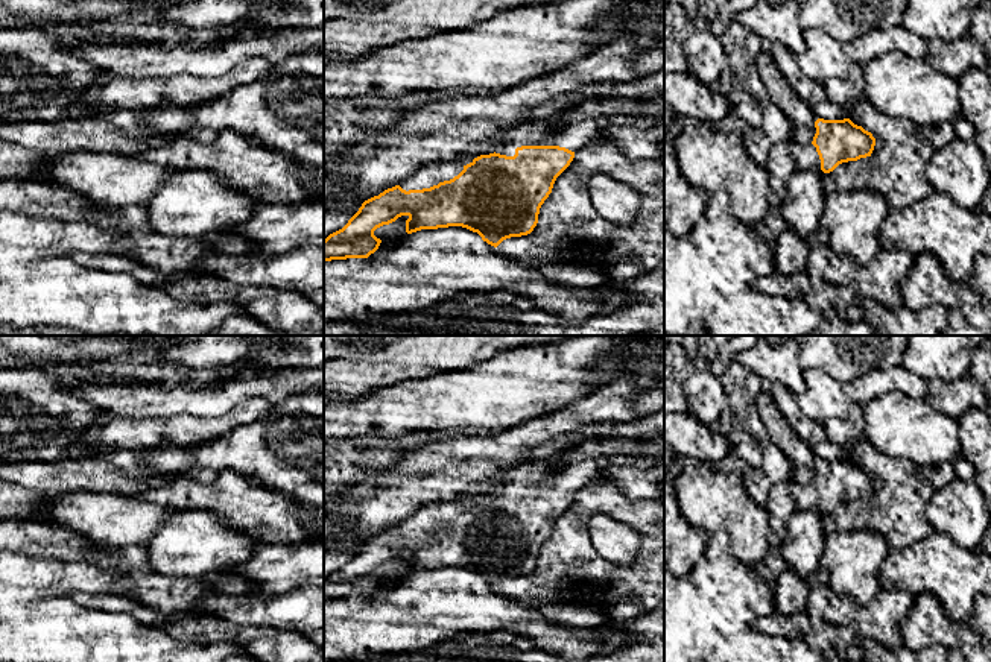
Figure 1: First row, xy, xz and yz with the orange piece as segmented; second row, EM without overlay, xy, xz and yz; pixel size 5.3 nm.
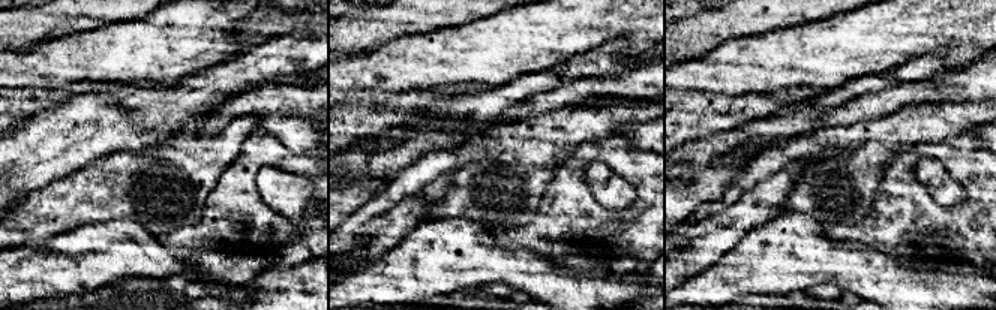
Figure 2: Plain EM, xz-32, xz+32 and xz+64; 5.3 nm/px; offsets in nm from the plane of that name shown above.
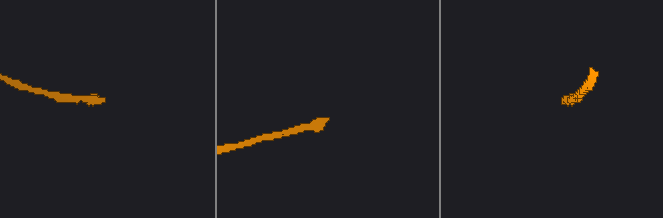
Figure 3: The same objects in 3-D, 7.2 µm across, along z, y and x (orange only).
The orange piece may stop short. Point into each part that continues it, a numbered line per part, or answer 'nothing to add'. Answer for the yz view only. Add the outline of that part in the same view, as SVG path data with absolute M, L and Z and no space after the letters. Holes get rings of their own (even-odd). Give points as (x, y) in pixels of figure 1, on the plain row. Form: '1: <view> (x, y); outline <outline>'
1: yz (806, 497); outline M792 480L789 486L798 510L821 510L821 500L812 483L804 484Z

